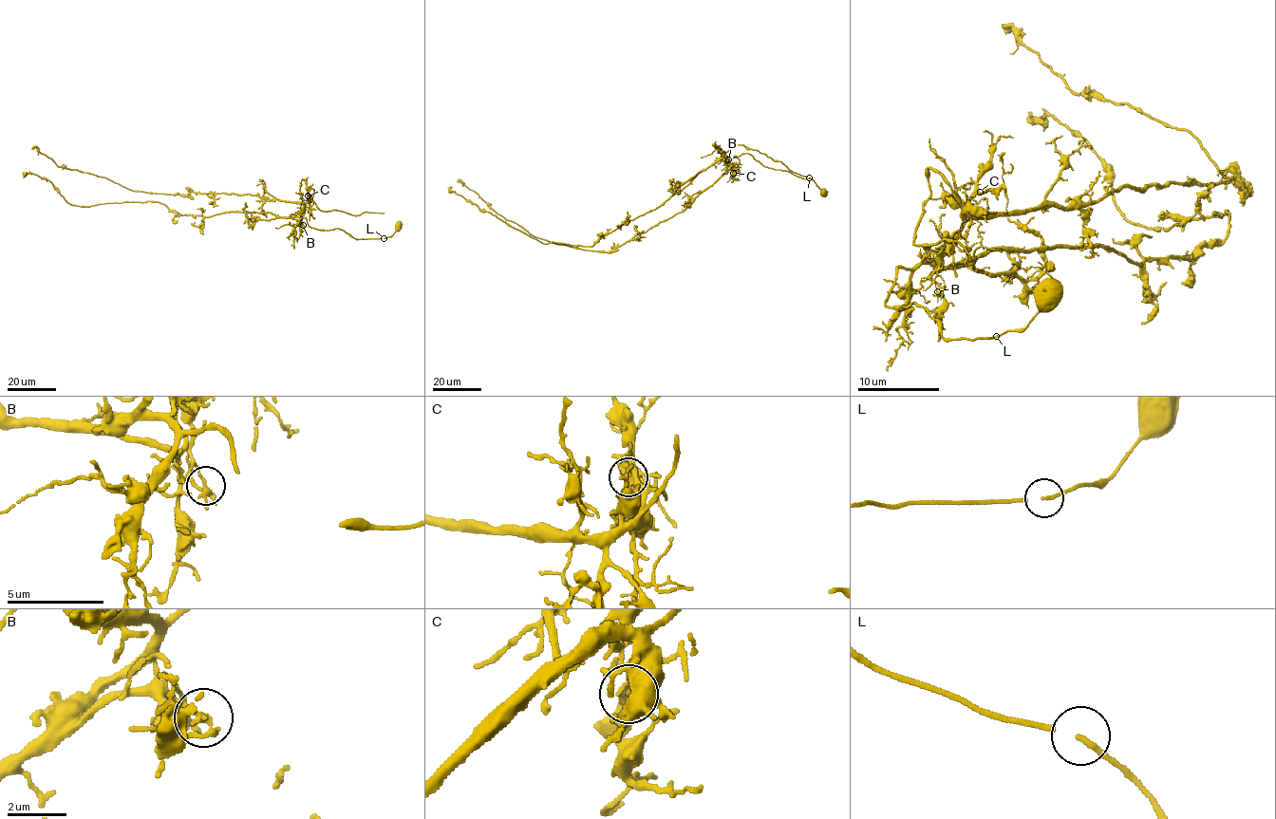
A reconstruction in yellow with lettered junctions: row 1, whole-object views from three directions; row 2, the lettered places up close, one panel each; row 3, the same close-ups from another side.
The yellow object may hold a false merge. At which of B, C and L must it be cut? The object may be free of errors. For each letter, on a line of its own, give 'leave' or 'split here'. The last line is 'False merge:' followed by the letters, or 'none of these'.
B: split here
C: leave
L: leave
False merge: B

